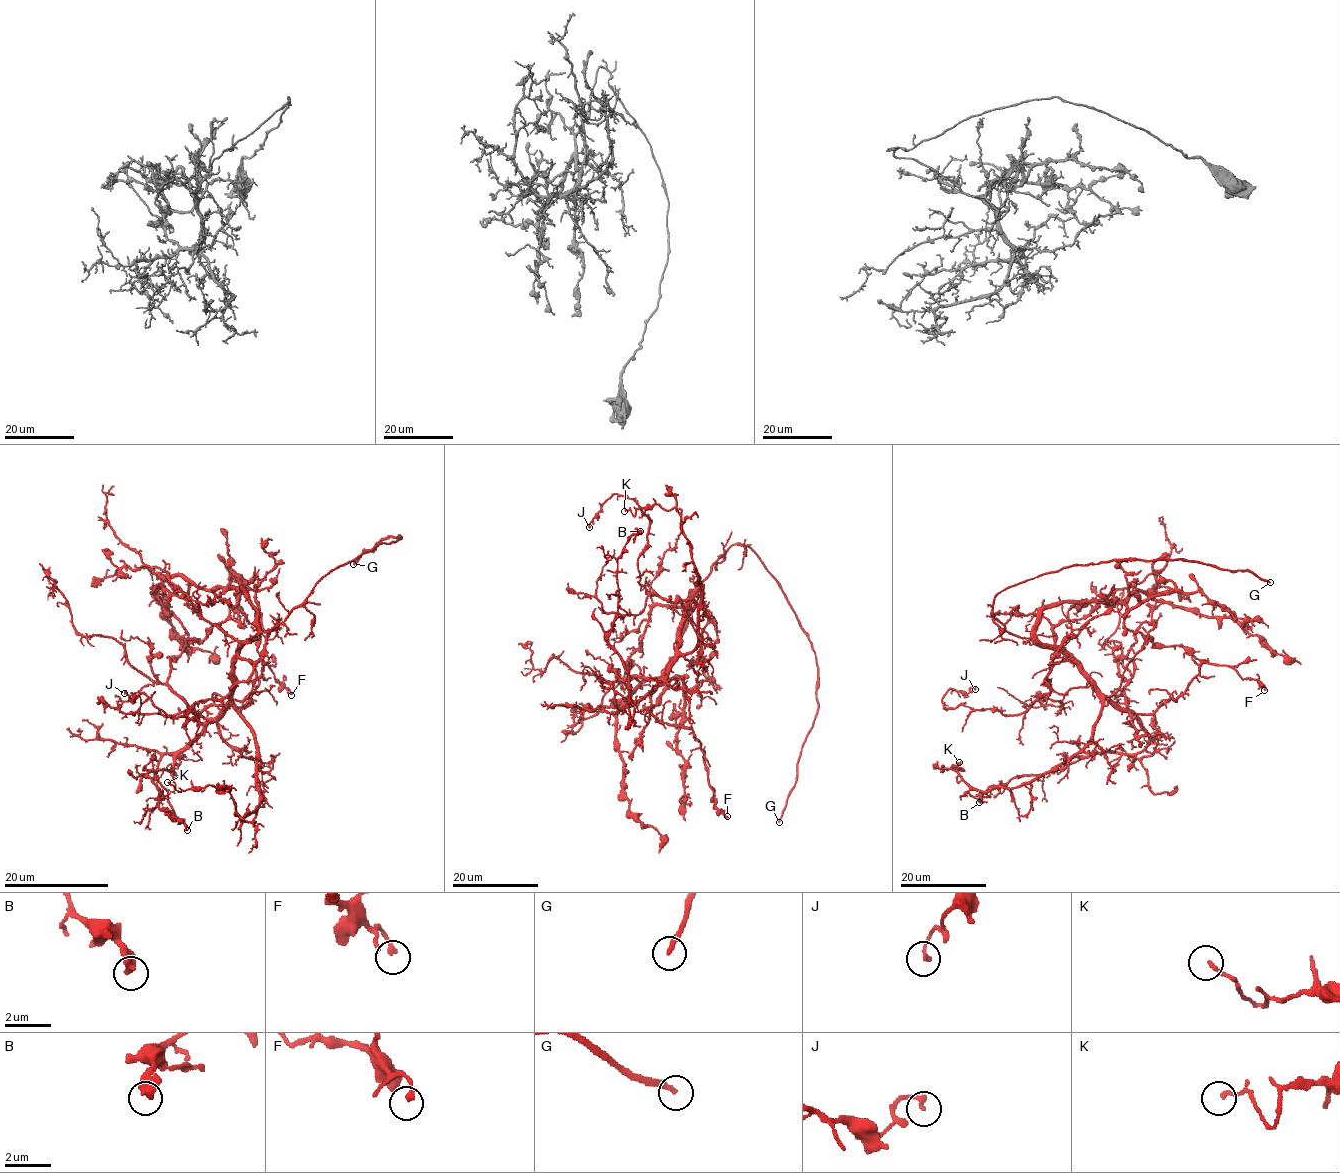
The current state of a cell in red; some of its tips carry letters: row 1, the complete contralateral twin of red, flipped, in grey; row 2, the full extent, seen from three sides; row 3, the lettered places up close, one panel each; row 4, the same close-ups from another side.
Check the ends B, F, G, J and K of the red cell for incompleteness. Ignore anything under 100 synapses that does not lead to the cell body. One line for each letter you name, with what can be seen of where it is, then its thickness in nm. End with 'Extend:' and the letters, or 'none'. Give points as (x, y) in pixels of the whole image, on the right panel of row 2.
G: place (1270, 582); calibre 220 nm
Extend: G

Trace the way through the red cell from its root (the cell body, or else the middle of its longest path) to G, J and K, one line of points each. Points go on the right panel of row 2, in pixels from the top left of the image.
G: (1027, 637), (1010, 634), (992, 616), (993, 598), (1008, 586), (1072, 565), (1185, 559), (1250, 570), (1270, 582)
J: (1027, 637), (1065, 657), (1047, 676), (1049, 692), (1015, 715), (944, 706), (950, 689), (975, 689)
K: (1027, 637), (1061, 650), (1098, 694), (1092, 738), (1015, 787), (973, 788), (952, 767), (964, 770), (959, 762)

